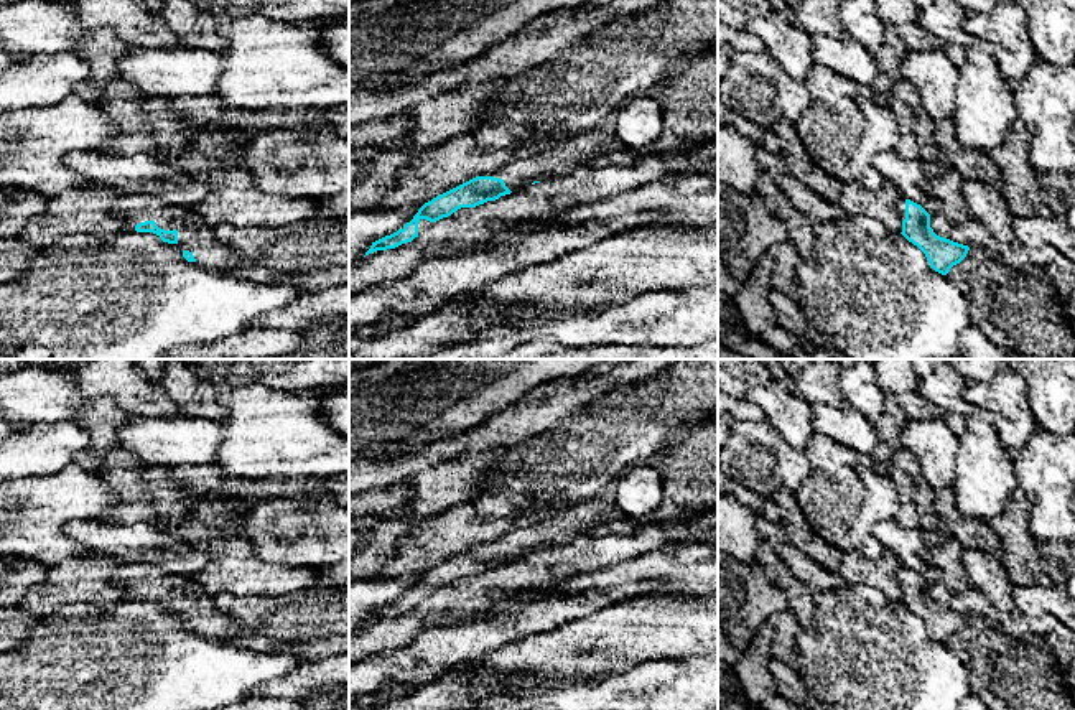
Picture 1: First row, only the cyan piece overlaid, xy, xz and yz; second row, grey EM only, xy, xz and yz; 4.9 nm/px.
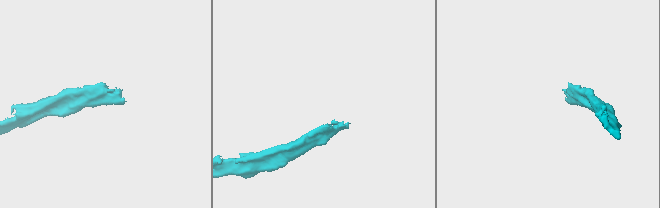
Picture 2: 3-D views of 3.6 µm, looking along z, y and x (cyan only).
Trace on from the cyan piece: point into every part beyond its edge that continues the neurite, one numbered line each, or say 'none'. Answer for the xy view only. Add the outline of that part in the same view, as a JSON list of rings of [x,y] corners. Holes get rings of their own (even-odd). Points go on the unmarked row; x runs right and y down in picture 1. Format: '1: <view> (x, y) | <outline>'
1: xy (193, 603) | [[[127,563],[117,567],[110,580],[125,590],[125,600],[135,600],[145,590],[155,590],[165,600],[176,598],[181,619],[189,619],[206,638],[221,639],[240,633],[240,624],[219,610],[214,596],[206,595],[191,577],[163,573],[150,563]]]

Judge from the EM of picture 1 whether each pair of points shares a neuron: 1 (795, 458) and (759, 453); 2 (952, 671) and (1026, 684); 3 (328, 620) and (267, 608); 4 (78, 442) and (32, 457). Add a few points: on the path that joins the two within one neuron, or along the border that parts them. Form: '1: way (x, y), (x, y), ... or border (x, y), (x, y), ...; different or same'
1: way (787, 458), (767, 458); same
2: border (947, 644), (970, 656), (972, 692); different
3: way (307, 641), (292, 648), (282, 646), (267, 630); same
4: way (66, 442), (58, 442), (43, 450); same

